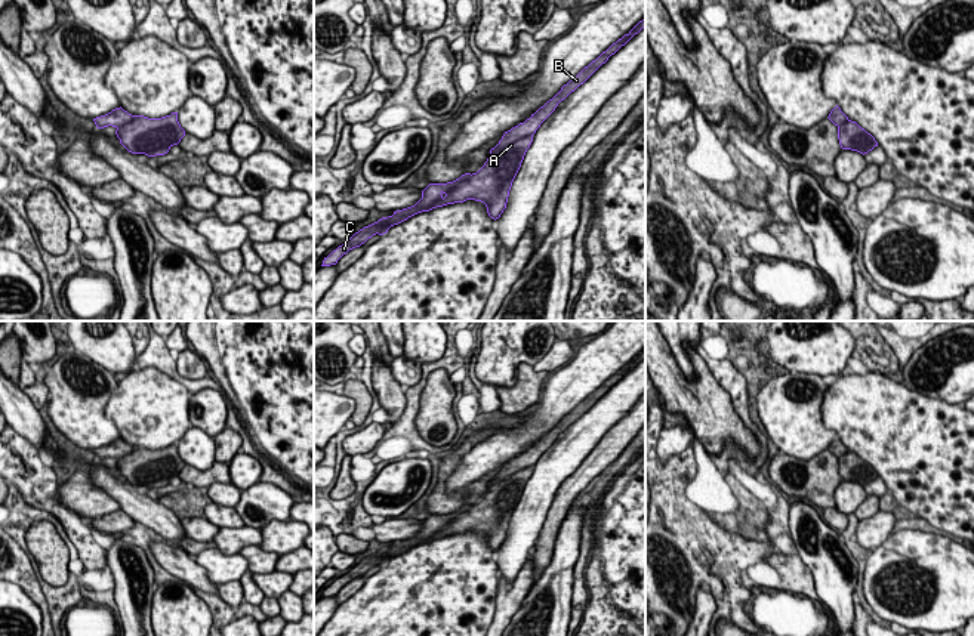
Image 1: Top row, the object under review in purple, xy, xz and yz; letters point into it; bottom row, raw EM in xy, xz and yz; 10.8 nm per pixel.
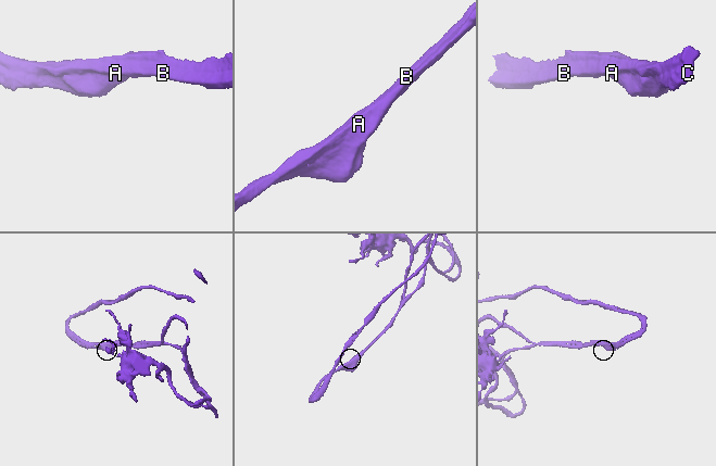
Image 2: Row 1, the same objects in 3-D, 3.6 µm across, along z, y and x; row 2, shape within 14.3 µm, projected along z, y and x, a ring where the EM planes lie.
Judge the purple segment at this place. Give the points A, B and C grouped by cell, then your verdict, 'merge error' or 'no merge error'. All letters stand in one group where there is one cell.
A B C | no merge error

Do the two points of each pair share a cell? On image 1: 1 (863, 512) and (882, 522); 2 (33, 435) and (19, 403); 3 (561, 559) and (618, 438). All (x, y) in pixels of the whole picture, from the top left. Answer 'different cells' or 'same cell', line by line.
1: different cells
2: same cell
3: different cells

